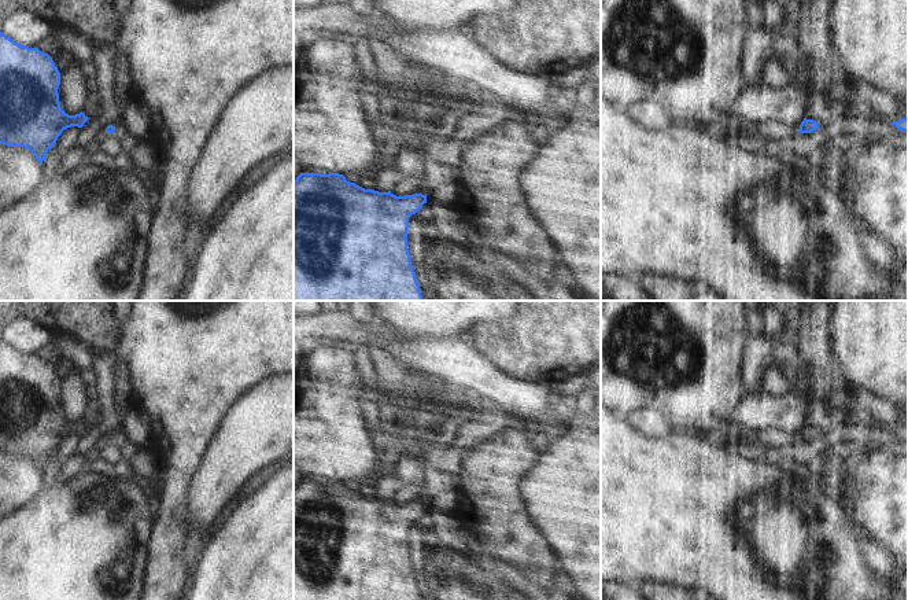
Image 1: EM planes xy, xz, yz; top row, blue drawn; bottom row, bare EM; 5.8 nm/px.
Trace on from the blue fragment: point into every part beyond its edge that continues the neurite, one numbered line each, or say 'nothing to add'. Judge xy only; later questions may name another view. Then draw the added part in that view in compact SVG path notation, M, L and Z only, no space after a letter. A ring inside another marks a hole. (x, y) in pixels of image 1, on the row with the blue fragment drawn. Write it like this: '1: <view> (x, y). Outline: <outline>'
nothing to add.

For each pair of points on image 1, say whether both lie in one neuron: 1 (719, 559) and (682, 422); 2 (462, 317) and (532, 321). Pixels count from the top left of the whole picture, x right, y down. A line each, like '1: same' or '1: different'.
1: different
2: different

